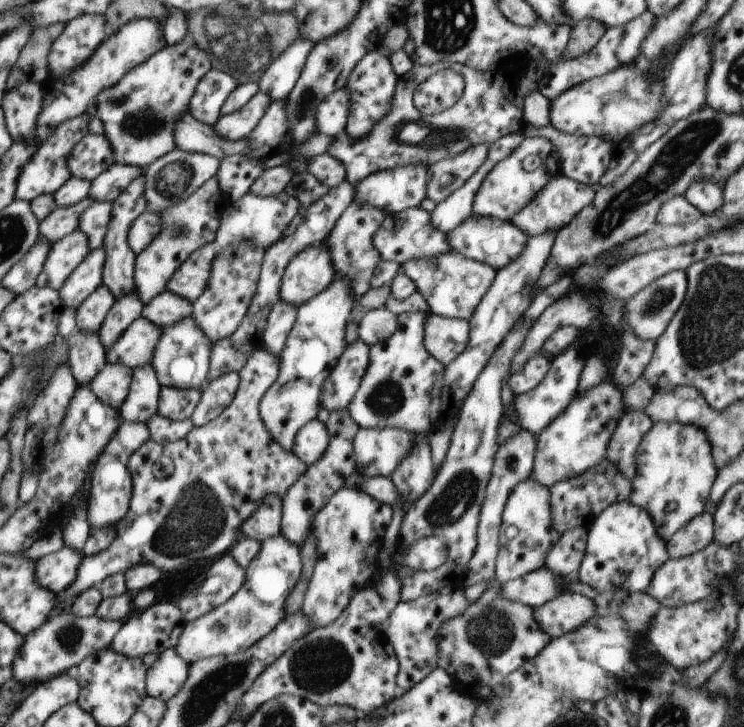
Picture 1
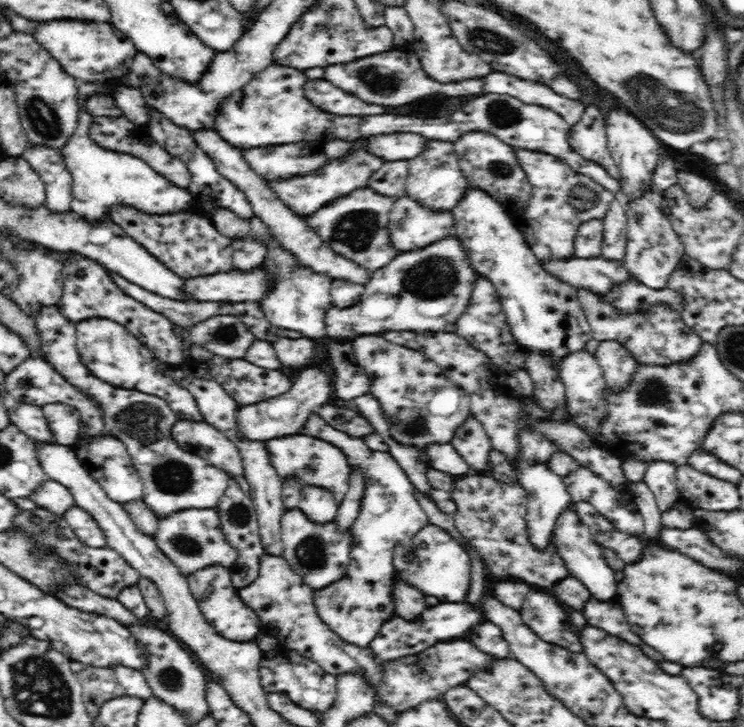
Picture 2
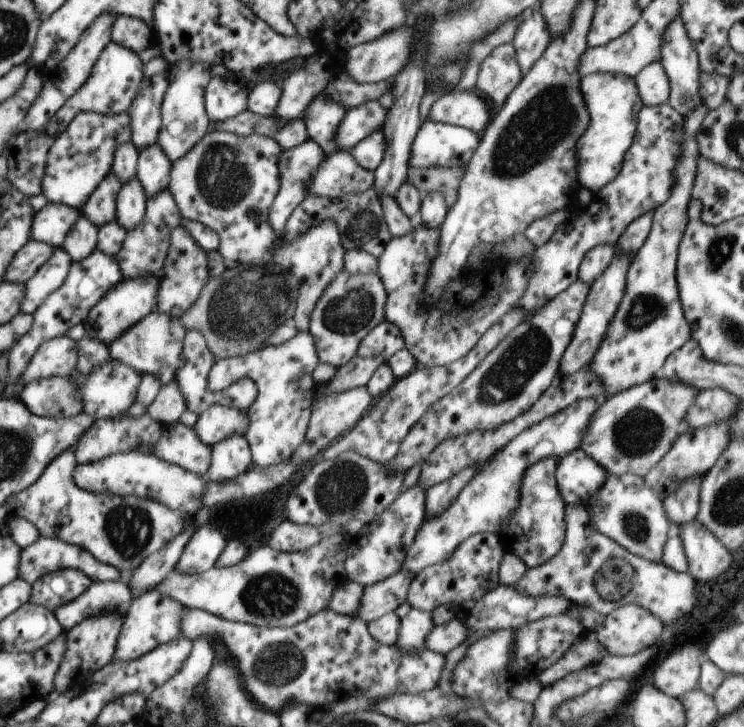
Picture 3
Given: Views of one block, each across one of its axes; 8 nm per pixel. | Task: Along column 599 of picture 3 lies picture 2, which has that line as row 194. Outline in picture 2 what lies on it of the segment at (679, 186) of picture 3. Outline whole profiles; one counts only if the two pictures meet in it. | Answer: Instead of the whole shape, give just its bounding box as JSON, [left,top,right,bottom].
[304,188,400,272]

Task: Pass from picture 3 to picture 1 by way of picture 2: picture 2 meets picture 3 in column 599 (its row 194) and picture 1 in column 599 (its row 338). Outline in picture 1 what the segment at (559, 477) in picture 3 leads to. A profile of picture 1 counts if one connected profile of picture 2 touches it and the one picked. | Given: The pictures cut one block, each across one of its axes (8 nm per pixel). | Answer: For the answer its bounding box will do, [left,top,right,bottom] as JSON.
[577,501,668,592]

